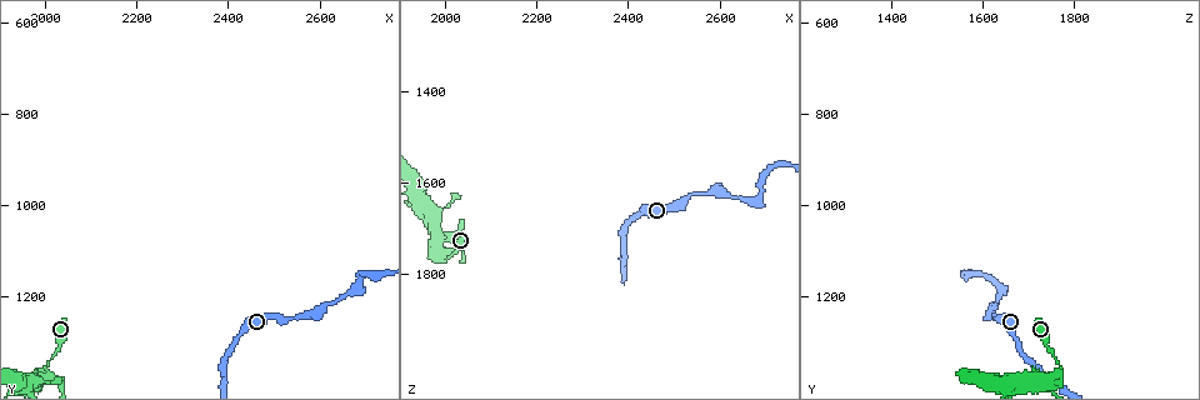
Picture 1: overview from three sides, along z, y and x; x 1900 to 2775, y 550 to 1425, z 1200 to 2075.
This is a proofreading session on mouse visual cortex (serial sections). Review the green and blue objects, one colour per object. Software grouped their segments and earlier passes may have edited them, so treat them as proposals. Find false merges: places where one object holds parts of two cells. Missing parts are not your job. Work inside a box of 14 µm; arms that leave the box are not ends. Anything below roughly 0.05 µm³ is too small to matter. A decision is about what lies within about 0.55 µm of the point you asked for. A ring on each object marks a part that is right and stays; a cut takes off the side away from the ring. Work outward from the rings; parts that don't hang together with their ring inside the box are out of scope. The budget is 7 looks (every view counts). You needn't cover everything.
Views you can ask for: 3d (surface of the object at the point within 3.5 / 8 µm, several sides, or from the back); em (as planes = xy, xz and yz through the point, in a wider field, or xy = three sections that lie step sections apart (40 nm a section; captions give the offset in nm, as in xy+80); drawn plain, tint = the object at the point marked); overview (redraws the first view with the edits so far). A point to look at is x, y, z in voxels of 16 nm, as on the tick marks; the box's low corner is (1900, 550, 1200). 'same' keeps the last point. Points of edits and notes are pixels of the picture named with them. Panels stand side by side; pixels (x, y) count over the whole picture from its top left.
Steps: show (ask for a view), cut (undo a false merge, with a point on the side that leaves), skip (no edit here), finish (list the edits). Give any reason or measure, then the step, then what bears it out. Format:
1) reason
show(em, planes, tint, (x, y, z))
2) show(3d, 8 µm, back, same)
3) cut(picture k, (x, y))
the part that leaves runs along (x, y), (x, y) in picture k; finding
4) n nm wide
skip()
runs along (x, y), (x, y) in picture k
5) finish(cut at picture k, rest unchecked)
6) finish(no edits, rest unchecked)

thick turns thin
show(3d, 3.5 µm, (1995, 1360, 1775))

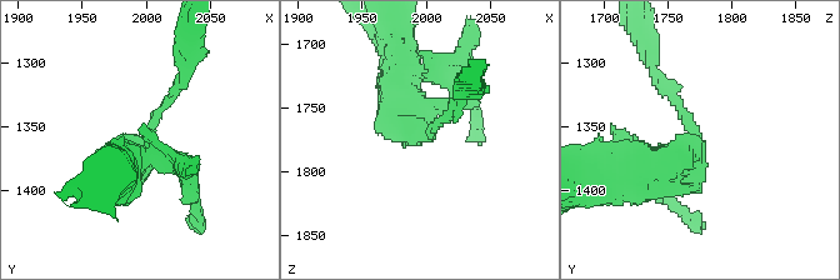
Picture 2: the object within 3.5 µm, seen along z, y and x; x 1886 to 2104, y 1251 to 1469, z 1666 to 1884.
need the tissue
show(em, xy, step 3, tint, (1996, 1366, 1768))

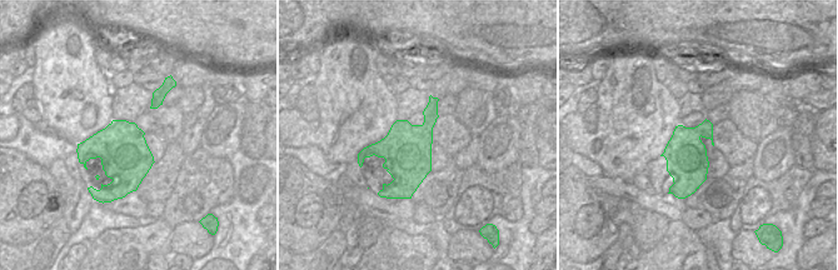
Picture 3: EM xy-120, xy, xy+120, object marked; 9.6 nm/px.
cut it another way
show(em, planes, tint, same)

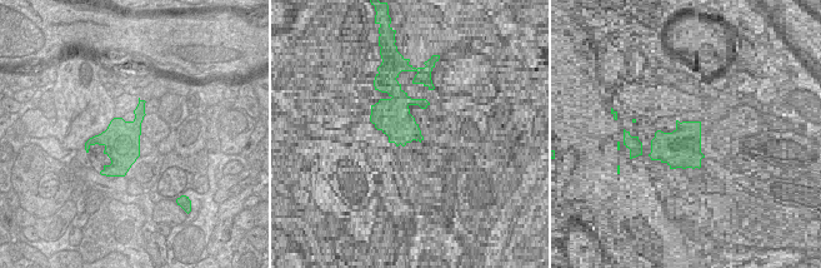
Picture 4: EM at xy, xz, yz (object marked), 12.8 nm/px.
arms of 150, 500 nm
skip()
runs along (181, 84), (120, 173) in picture 2; continuous, no second cell

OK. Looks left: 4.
thick turns thin
show(3d, 3.5 µm, (1955, 1380, 1645))

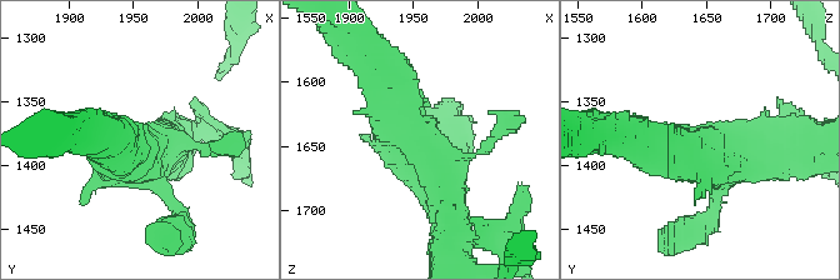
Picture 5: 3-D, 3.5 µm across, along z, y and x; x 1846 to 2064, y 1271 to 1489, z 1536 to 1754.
now the EM
show(em, xy, step 3, tint, (1958, 1386, 1648))

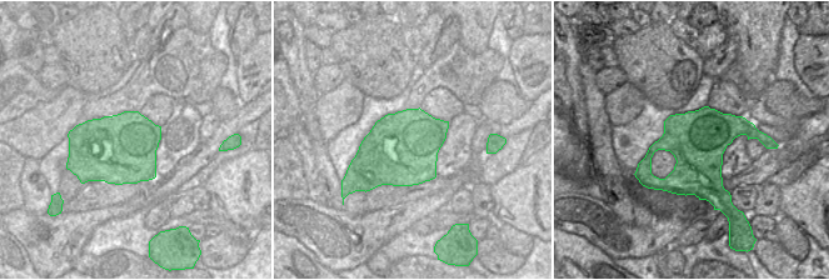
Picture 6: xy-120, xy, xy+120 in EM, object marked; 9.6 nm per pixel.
skip()
runs along (451, 244), (398, 93) in picture 5; continuous, no second cell

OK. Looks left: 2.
abrupt turn
show(em, xy, step 2, tint, (2690, 1180, 1635))

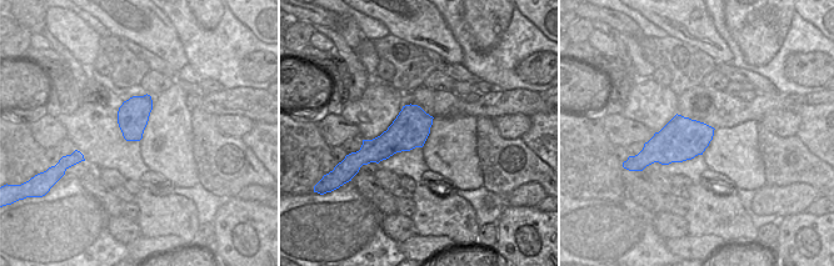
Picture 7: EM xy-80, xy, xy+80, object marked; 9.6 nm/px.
see where the arms go
show(3d, 3.5 µm, back, same)

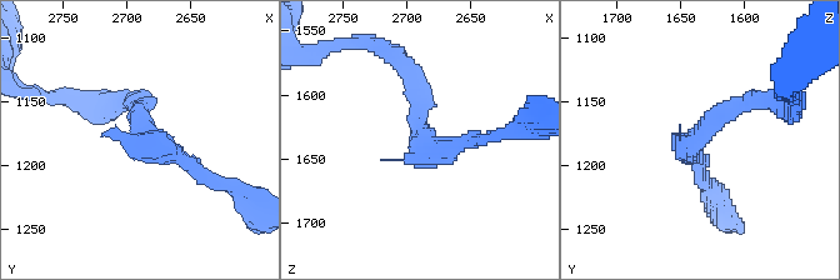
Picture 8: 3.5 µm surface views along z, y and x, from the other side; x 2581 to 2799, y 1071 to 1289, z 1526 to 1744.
skip()
runs along (215, 184), (146, 141), (131, 103) in picture 8; all the same cell

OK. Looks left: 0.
finish(no edits, rest unchecked)

